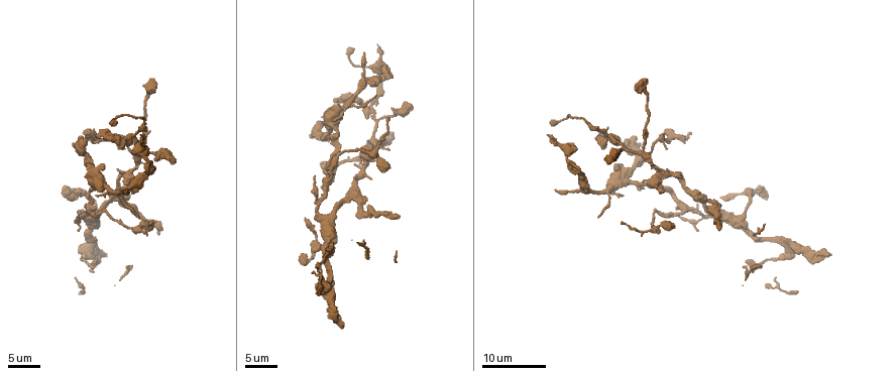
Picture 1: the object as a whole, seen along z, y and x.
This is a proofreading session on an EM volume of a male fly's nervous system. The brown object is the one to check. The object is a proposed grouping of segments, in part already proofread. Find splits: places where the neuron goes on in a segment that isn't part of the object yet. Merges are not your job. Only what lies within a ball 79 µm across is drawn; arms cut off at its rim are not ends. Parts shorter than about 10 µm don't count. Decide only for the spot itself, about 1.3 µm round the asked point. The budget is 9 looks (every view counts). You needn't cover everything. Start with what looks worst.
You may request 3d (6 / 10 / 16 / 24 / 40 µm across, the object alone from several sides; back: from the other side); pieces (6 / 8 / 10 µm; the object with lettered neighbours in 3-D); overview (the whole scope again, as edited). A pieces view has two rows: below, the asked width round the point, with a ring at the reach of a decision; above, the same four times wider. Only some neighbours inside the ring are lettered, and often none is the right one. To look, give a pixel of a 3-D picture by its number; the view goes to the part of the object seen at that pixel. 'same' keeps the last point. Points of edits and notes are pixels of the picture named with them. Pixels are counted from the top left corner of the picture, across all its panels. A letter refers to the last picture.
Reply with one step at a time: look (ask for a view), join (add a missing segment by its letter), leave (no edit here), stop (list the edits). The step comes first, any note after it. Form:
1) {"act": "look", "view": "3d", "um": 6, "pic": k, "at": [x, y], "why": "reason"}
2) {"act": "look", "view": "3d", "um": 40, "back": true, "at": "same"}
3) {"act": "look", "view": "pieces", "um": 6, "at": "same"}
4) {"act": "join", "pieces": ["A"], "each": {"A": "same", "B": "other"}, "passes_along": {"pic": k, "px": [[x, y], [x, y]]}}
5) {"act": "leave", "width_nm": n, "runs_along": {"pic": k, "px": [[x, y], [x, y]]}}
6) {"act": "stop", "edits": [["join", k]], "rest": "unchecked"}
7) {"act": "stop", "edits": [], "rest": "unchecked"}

{"act": "look", "view": "3d", "um": 24, "pic": 1, "at": [68, 196], "why": "an open end"}

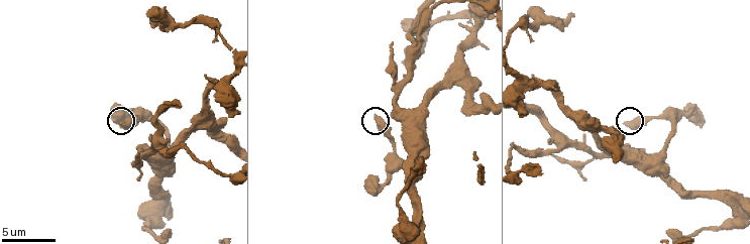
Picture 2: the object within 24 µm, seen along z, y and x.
{"act": "look", "view": "pieces", "um": 8, "pic": 2, "at": [120, 123], "why": "what lies round it"}

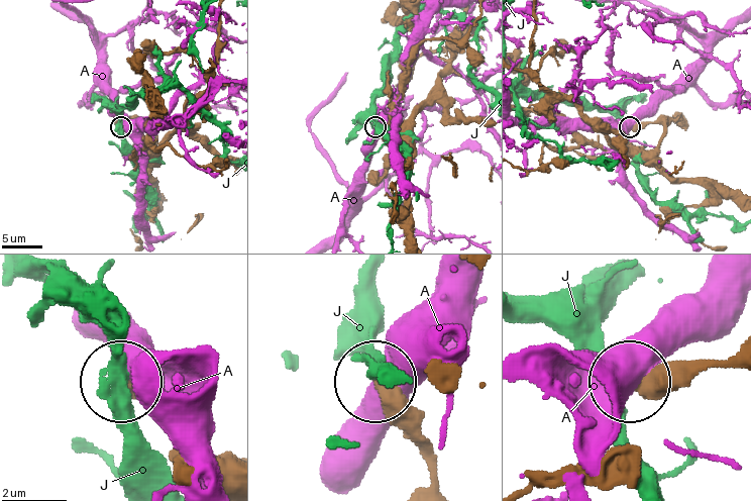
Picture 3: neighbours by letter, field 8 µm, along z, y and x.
{"act": "leave", "width_nm": 360, "each": {"A": "other", "J": "other"}, "found": "none of them fits"}

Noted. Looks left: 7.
{"act": "look", "view": "pieces", "um": 8, "pic": 2, "at": [138, 154], "why": "branch stops here"}

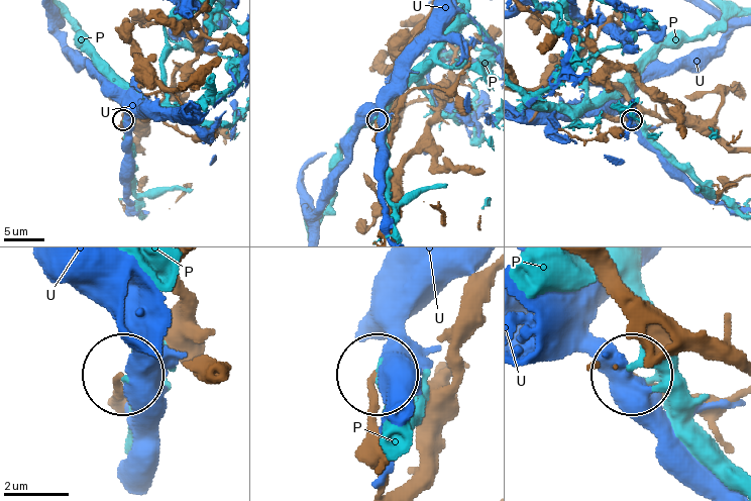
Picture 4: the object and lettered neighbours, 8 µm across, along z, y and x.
{"act": "leave", "each": {"P": "other", "U": "other"}, "runs_along": {"pic": 4, "px": [[386, 482], [374, 379]]}, "found": "no lettered segment goes on from it"}

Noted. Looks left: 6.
{"act": "look", "view": "3d", "um": 10, "pic": 2, "at": [573, 14], "why": "an open end"}

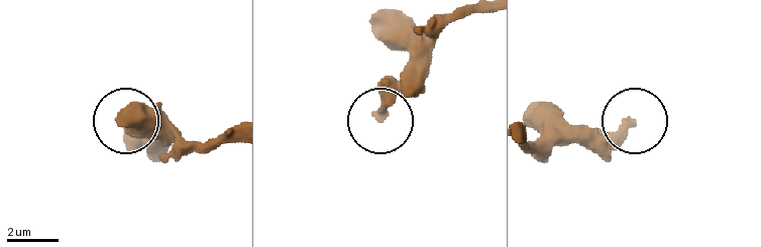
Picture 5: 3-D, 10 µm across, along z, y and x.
{"act": "look", "view": "pieces", "um": 6, "pic": 5, "at": [380, 116]}

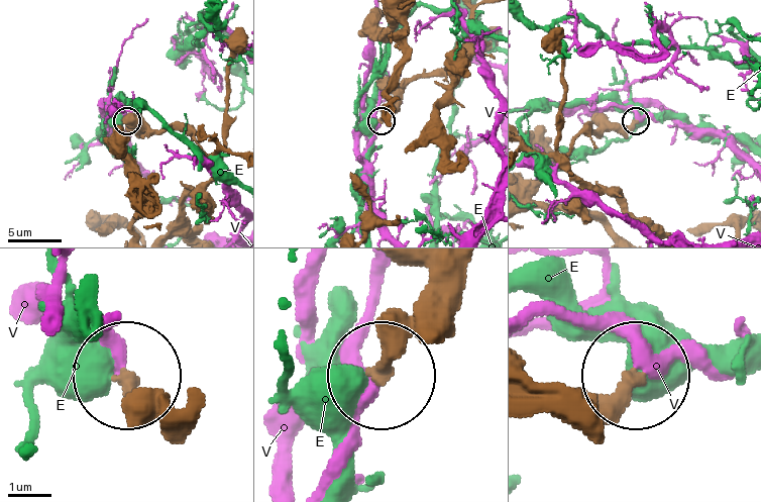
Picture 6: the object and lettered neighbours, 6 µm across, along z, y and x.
{"act": "leave", "each": {"E": "other", "V": "other"}, "runs_along": {"pic": 6, "px": [[465, 268], [451, 300], [386, 373]]}, "found": "no lettered segment goes on from it"}

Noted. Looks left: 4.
{"act": "look", "view": "3d", "um": 24, "pic": 1, "at": [332, 100], "why": "free end"}

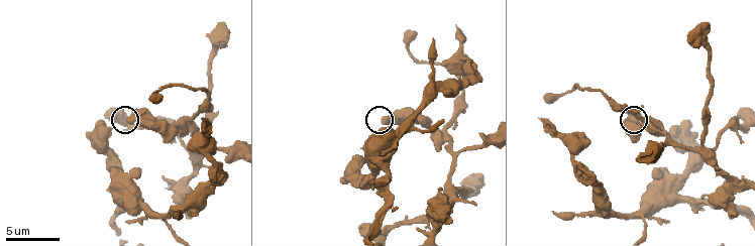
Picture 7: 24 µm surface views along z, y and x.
{"act": "look", "view": "3d", "um": 10, "pic": 7, "at": [381, 121]}

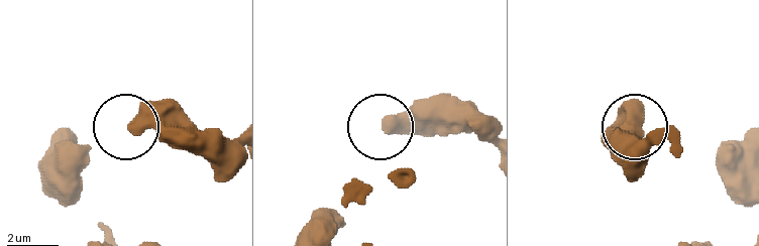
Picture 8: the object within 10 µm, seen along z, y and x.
{"act": "look", "view": "pieces", "um": 6, "pic": 8, "at": [387, 122]}

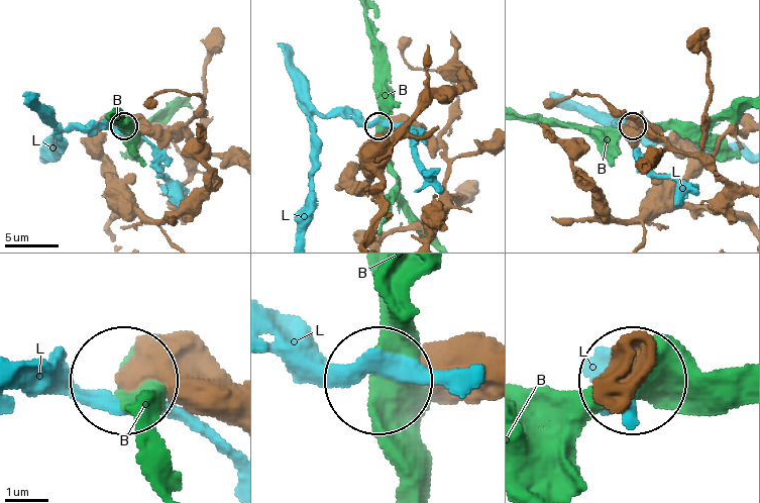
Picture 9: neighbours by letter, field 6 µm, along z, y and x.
{"act": "leave", "width_nm": 500, "each": {"B": "other", "L": "other"}, "found": "none of them fits"}

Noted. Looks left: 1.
{"act": "stop", "edits": [], "rest": "unchecked"}

